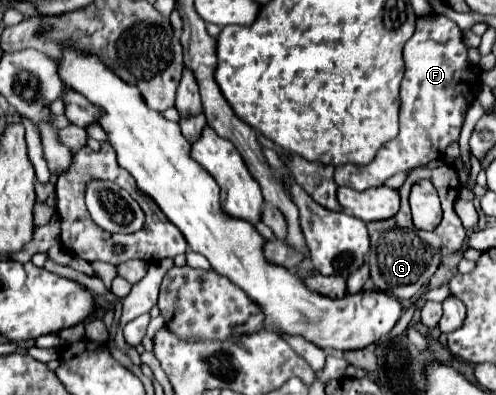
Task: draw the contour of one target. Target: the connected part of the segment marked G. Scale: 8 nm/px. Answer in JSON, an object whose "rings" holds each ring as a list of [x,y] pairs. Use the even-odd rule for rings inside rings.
{"rings":[[[417,166],[417,168],[407,172],[407,178],[405,178],[403,186],[397,190],[399,198],[401,198],[401,210],[389,220],[381,220],[375,226],[367,226],[369,228],[369,238],[371,238],[371,252],[369,252],[371,280],[379,290],[383,290],[383,292],[387,292],[387,294],[391,294],[399,300],[409,300],[409,298],[417,296],[419,290],[429,282],[429,278],[437,270],[439,260],[443,256],[461,250],[461,246],[467,238],[467,232],[465,232],[459,216],[453,210],[453,204],[459,196],[459,188],[461,188],[461,184],[459,184],[457,174],[451,166],[439,166],[439,168],[433,168],[433,170],[427,168],[427,166]],[[421,178],[429,178],[433,182],[433,186],[439,192],[441,206],[445,210],[445,218],[431,232],[423,232],[423,230],[417,230],[413,226],[411,212],[409,212],[409,202],[407,202],[409,188]]]}

